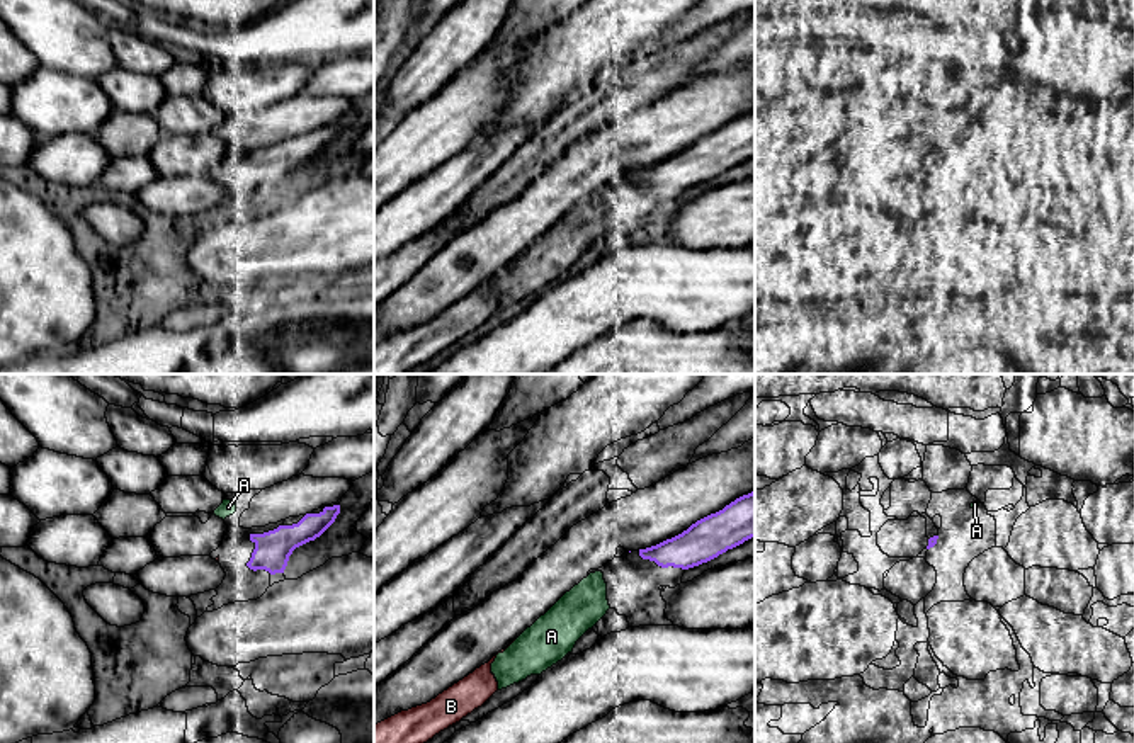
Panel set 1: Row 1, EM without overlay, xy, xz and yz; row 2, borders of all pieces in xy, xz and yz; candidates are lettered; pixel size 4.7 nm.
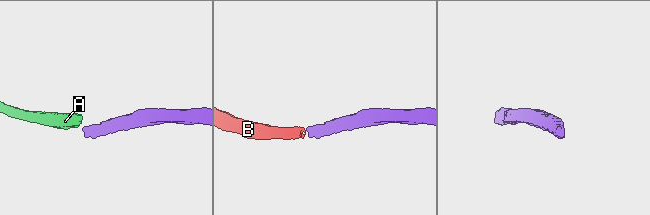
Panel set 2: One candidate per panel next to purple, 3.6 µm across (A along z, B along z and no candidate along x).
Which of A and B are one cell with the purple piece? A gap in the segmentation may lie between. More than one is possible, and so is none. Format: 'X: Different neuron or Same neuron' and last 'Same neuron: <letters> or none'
A: Different neuron
B: Same neuron
Same neuron: B

